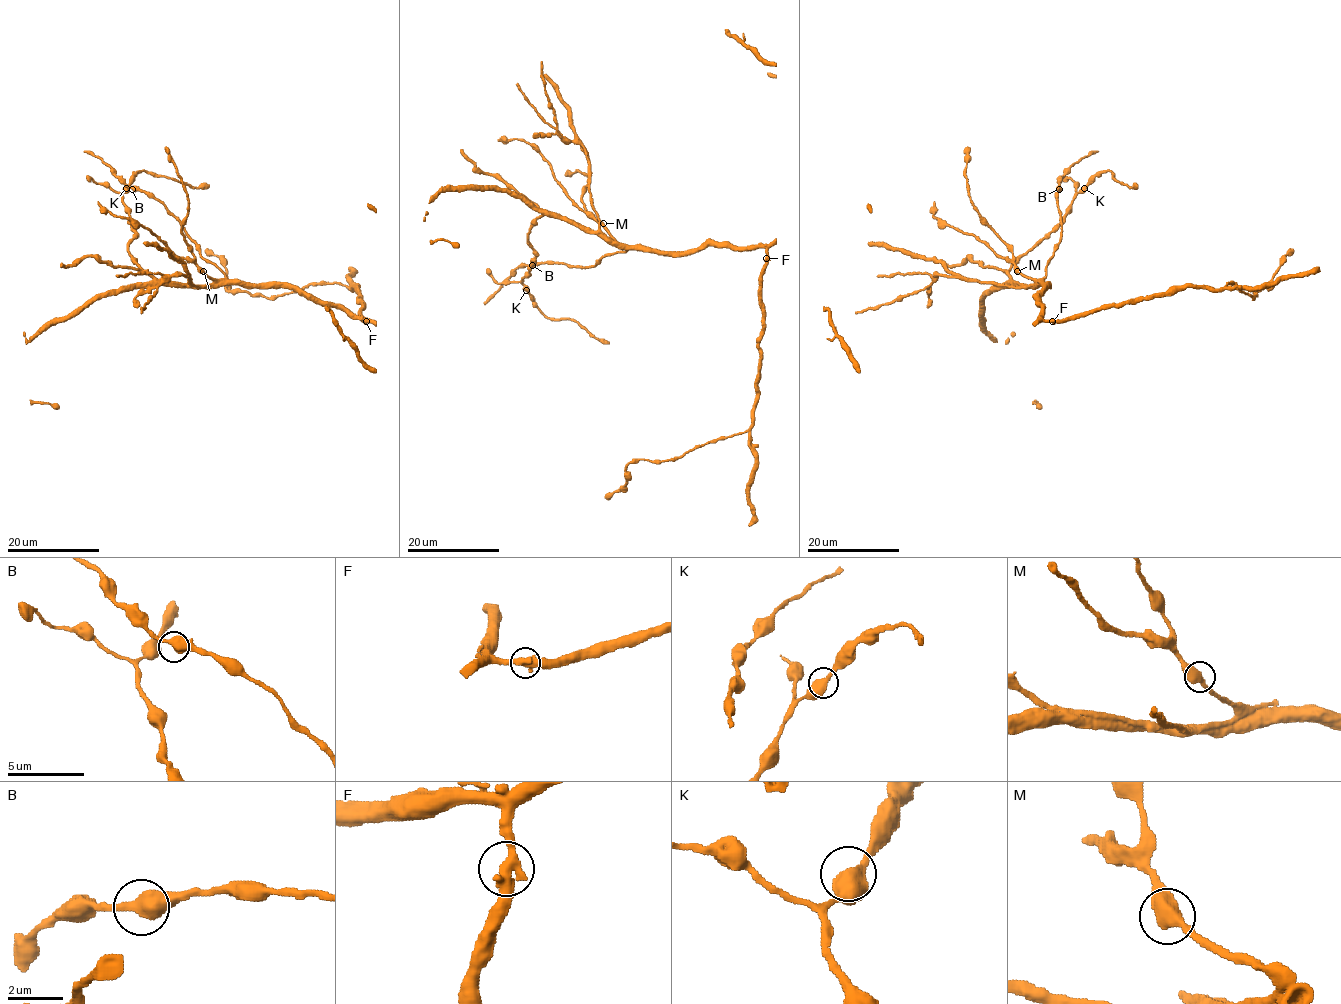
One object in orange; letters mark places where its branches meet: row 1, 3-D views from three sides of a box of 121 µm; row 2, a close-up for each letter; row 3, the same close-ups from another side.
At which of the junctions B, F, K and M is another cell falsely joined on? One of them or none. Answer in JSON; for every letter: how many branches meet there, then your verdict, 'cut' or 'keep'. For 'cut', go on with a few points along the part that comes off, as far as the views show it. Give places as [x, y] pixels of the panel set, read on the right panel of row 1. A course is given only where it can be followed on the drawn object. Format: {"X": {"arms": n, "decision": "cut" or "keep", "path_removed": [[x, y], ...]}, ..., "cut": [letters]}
{"B": {"arms": 2, "decision": "keep"}, "F": {"arms": 2, "decision": "keep"}, "K": {"arms": 2, "decision": "keep"}, "M": {"arms": 2, "decision": "keep"}, "cut": []}

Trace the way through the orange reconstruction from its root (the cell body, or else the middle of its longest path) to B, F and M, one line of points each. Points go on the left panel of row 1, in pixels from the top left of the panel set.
B: (326, 302), (313, 301), (280, 286), (230, 282), (200, 256), (199, 246), (160, 202), (132, 189)
F: (326, 302), (340, 304), (366, 321)
M: (326, 302), (313, 301), (280, 286), (227, 284), (210, 278), (203, 271)

